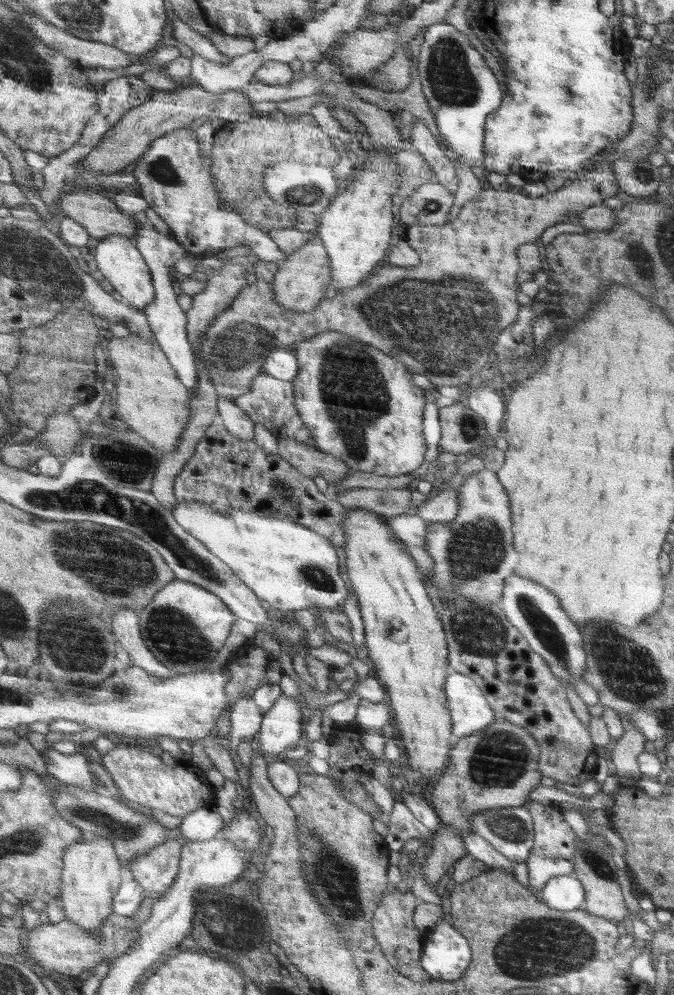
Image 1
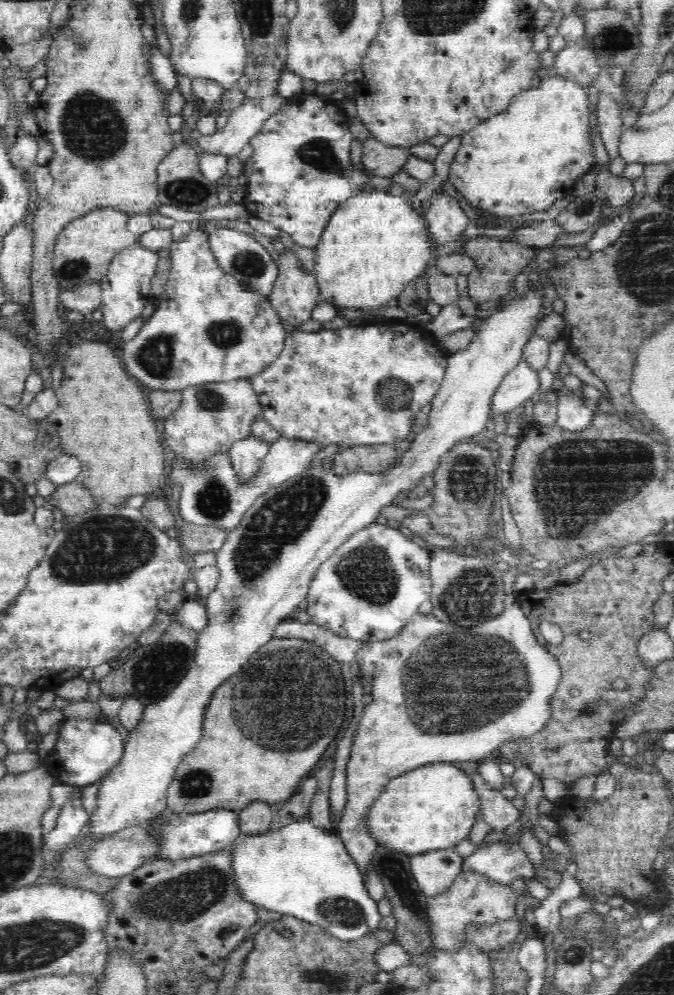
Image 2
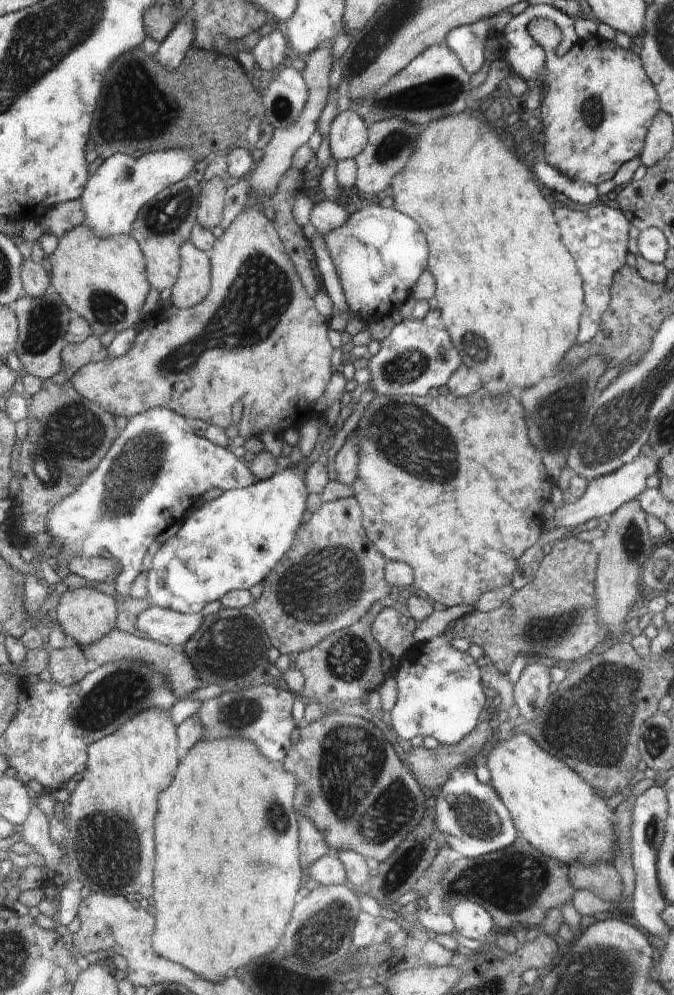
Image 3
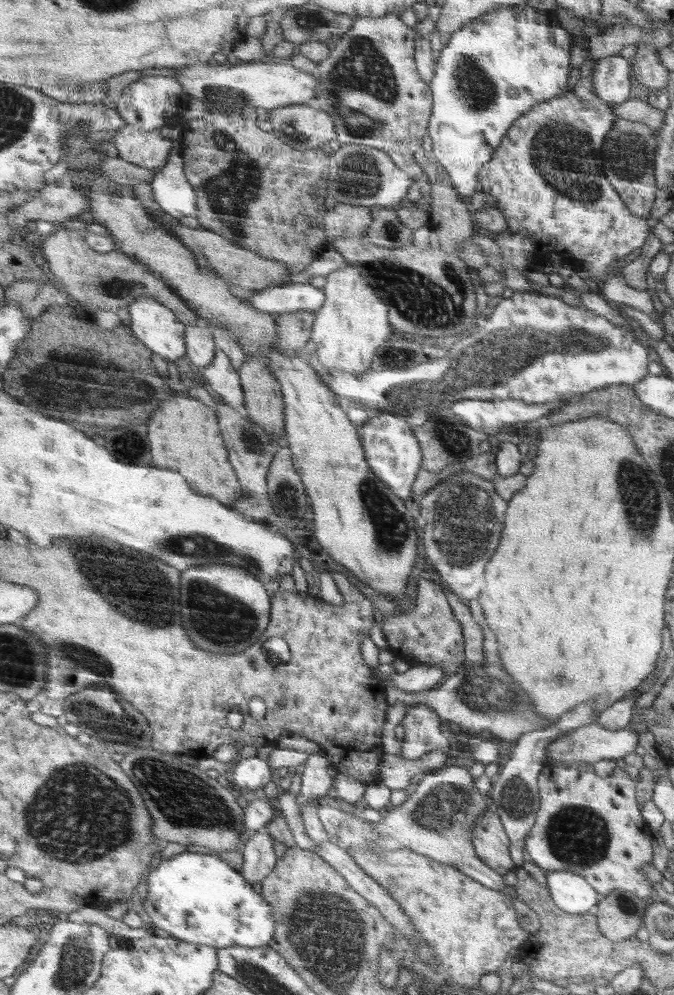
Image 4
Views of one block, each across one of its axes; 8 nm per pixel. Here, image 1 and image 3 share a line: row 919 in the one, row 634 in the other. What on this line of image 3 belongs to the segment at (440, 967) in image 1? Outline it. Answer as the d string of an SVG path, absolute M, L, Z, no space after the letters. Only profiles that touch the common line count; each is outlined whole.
M445 633L428 641L414 643L397 662L394 674L397 684L397 699L390 711L389 720L400 738L410 740L413 736L432 736L441 746L452 746L462 741L479 723L484 704L488 704L482 684L480 670L468 652L458 652Z

